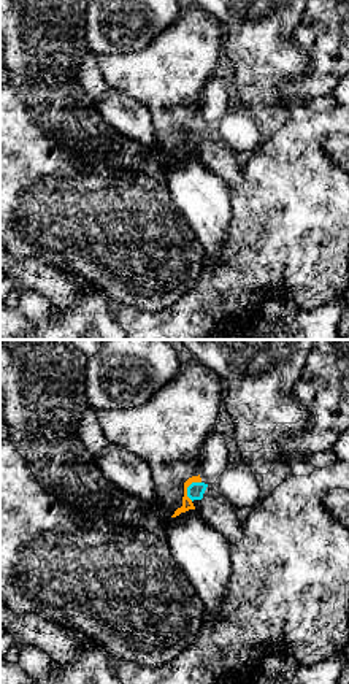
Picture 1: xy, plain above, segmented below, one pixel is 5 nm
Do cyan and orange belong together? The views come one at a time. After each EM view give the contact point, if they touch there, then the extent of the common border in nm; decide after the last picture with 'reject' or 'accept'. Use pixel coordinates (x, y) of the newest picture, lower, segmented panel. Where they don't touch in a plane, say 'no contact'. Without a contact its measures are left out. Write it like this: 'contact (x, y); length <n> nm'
contact (187, 488); length 120 nm

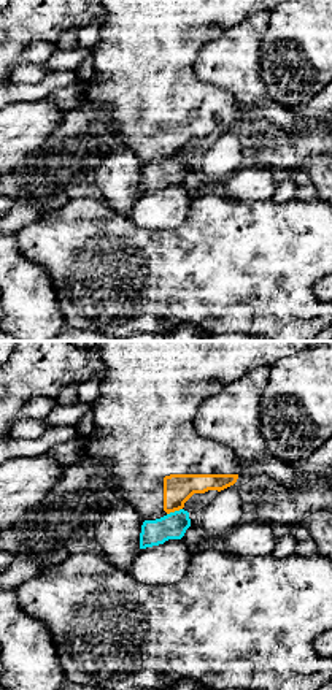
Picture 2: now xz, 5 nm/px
contact (175, 511); length 90 nm

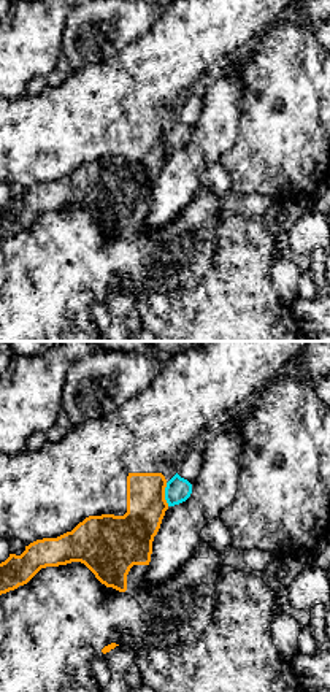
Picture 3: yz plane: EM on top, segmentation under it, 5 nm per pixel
contact (165, 494); length 120 nm

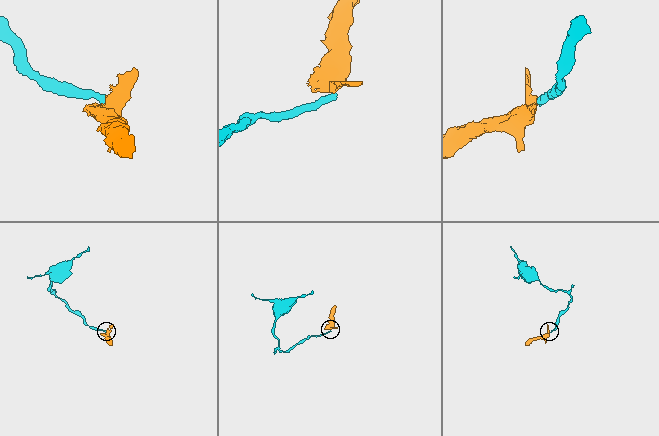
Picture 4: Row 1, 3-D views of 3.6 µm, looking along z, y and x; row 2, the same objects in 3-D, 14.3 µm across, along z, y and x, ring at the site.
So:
reject

